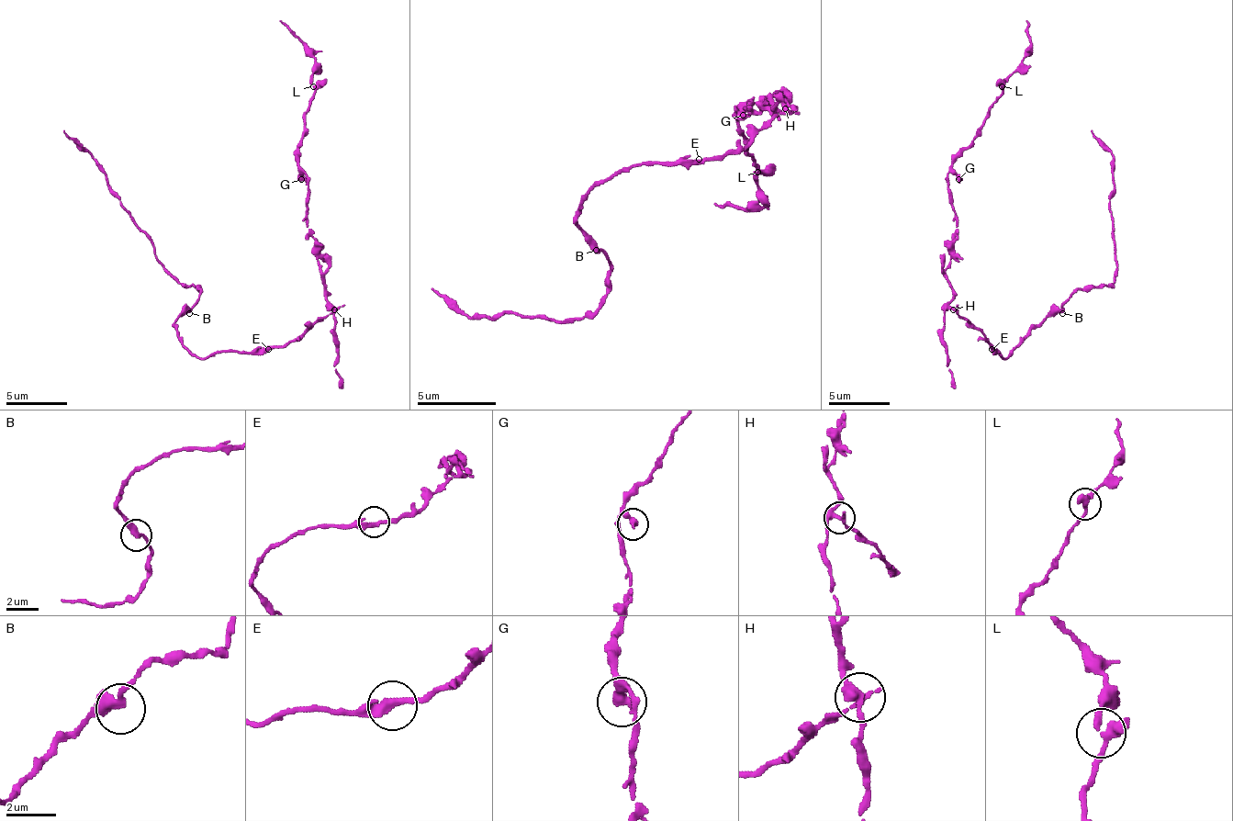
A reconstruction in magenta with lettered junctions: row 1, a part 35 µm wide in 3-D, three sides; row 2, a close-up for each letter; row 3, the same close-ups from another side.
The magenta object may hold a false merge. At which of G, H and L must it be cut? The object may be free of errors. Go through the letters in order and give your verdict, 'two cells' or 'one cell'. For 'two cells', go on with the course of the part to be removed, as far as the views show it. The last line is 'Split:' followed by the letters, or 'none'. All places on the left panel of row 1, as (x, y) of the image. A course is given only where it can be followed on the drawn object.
G: one cell
H: two cells; foreign part runs (335, 309), (280, 346), (196, 355), (173, 322), (198, 298), (198, 288), (165, 267), (152, 240), (64, 130)
L: one cell
Split: H

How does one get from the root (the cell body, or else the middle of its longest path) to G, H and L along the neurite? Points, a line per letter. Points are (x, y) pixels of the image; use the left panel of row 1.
G: (271, 349), (298, 340), (331, 309), (319, 276), (317, 243), (308, 225), (308, 176), (305, 174), (301, 179)
H: (271, 349), (298, 340), (317, 322), (326, 319), (335, 309)
L: (271, 349), (298, 340), (331, 309), (308, 225), (308, 179), (298, 164), (314, 85)

